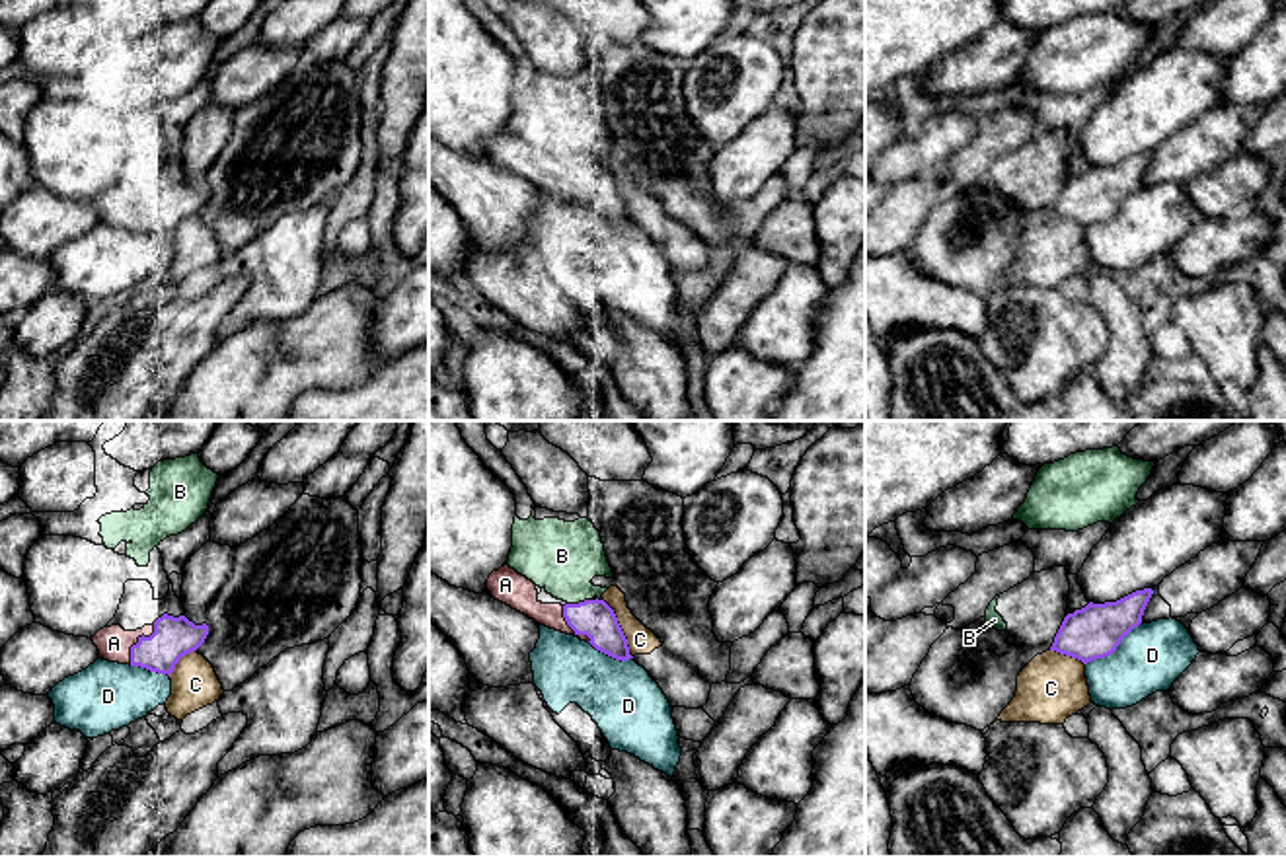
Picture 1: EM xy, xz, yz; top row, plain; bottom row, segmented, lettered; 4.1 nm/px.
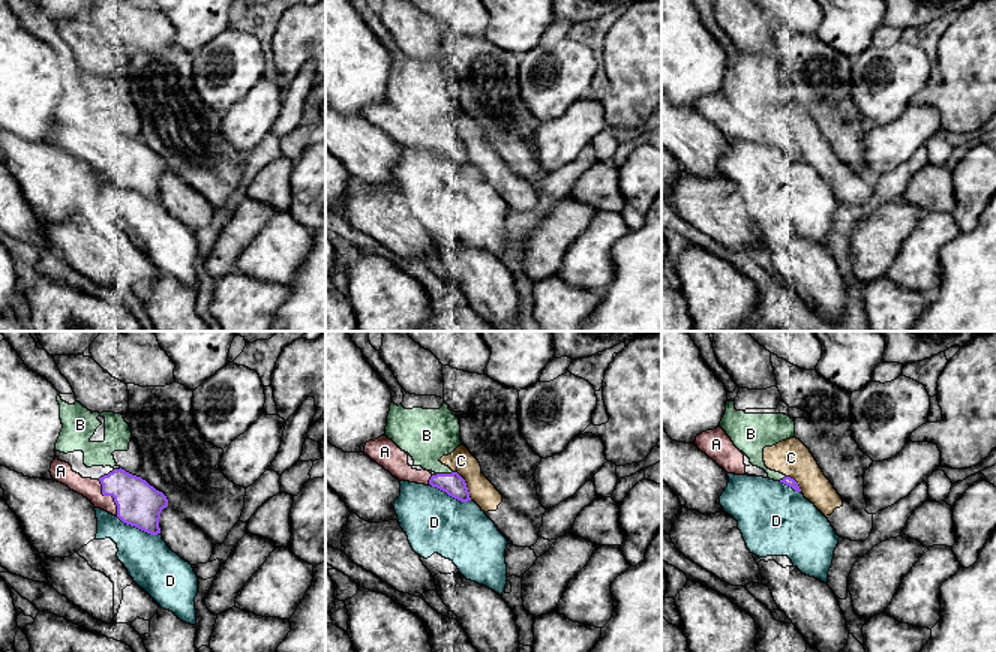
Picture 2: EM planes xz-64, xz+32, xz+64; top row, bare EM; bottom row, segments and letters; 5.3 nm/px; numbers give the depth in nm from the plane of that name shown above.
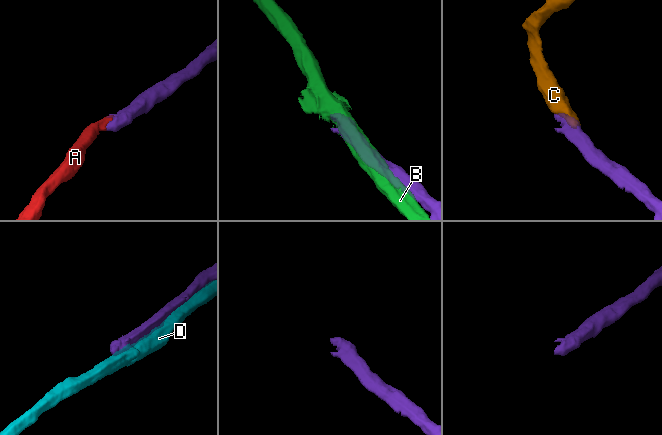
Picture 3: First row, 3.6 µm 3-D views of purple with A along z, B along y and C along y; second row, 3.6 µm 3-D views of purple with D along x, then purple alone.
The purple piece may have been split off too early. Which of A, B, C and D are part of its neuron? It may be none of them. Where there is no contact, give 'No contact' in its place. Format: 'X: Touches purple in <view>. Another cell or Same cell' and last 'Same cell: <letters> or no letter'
A: Touches purple in xy. Same cell
B: Touches purple in xz. Another cell
C: Touches purple in xz. Another cell
D: Touches purple in yz. Another cell
Same cell: A

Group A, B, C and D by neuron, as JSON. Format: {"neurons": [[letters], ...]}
{"neurons": [["A"], ["B"], ["C"], ["D"]]}

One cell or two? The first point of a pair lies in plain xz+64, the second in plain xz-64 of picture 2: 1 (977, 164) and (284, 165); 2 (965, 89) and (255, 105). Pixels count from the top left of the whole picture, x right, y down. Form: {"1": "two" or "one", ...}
{"1": "two", "2": "two"}

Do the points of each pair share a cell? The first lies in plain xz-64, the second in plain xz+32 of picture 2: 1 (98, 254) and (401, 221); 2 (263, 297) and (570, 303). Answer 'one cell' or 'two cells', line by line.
1: one cell
2: one cell

